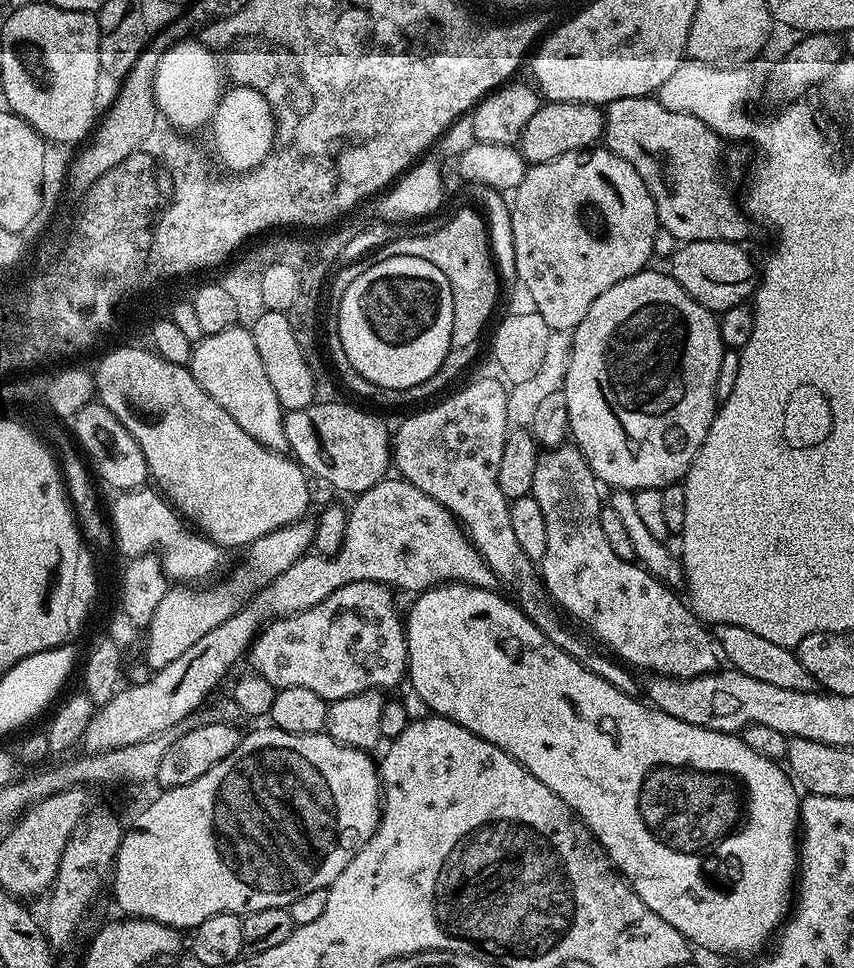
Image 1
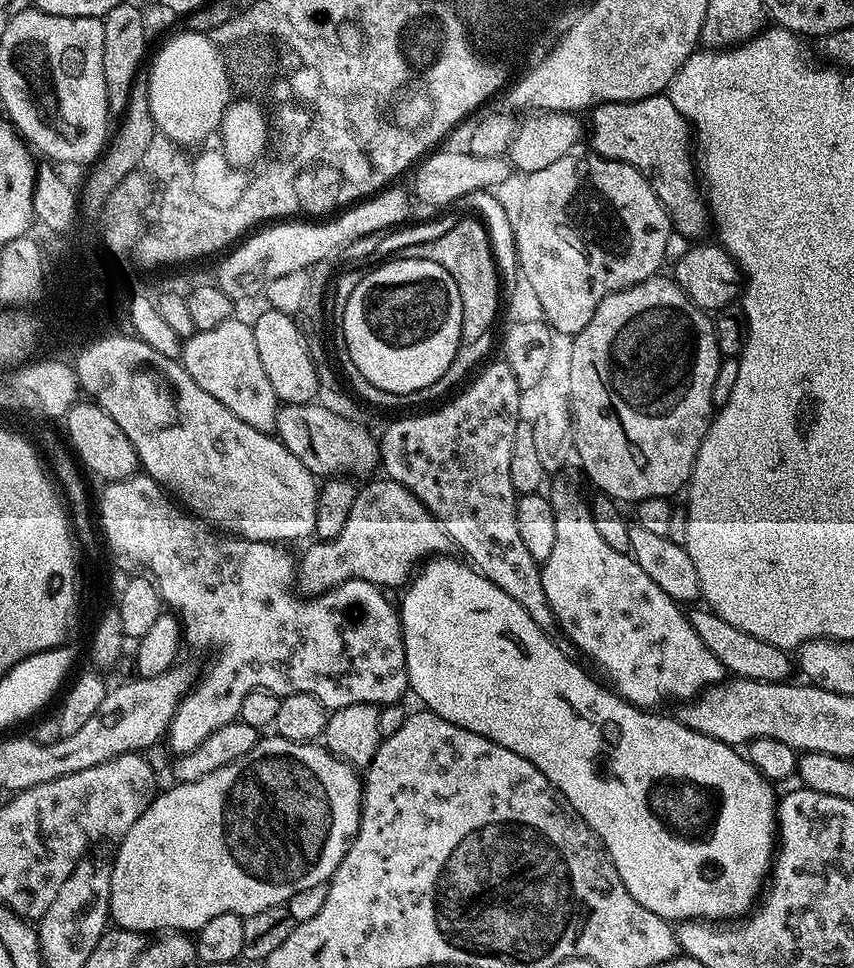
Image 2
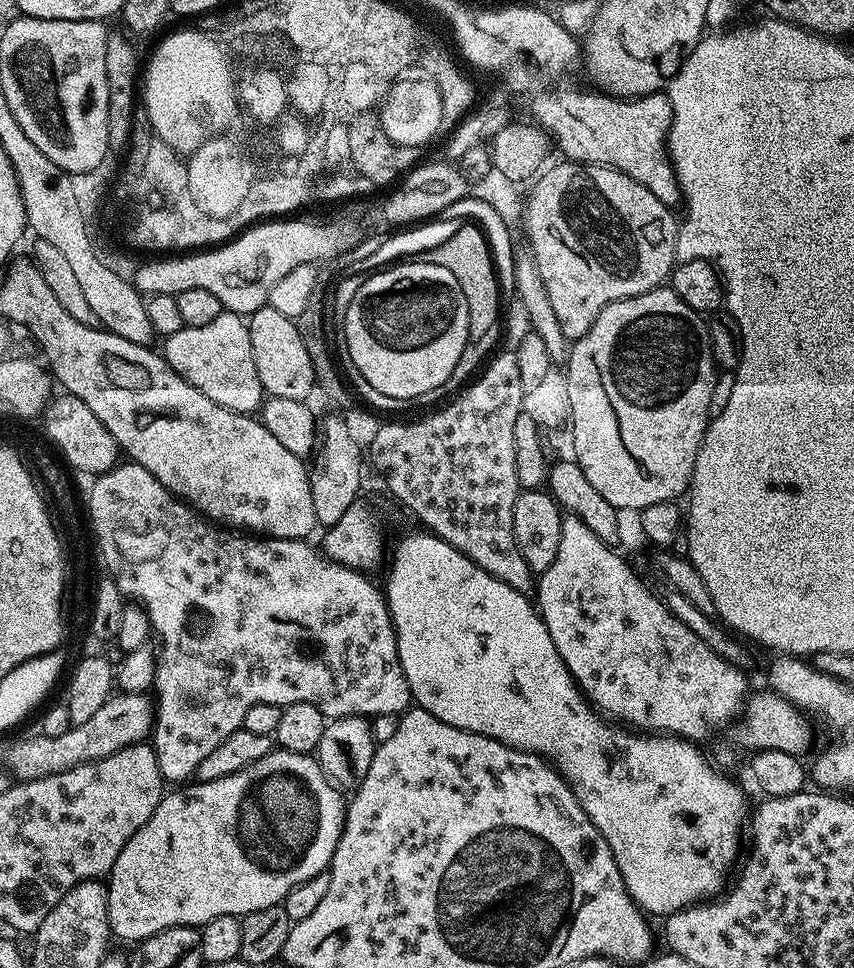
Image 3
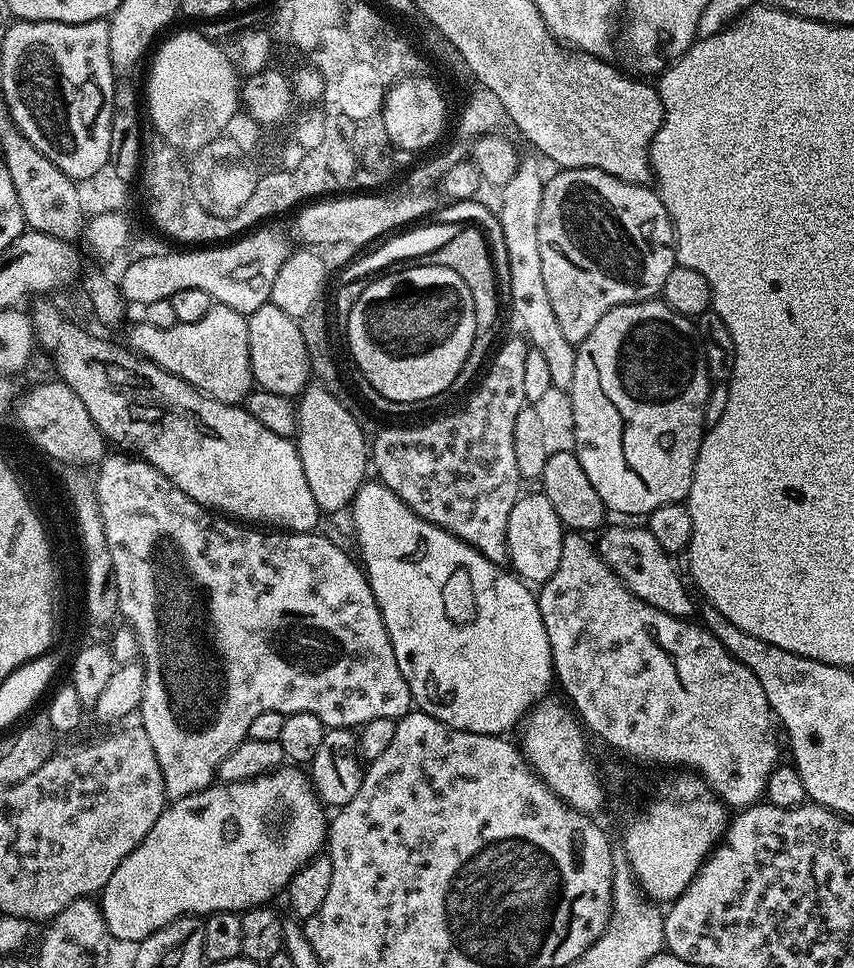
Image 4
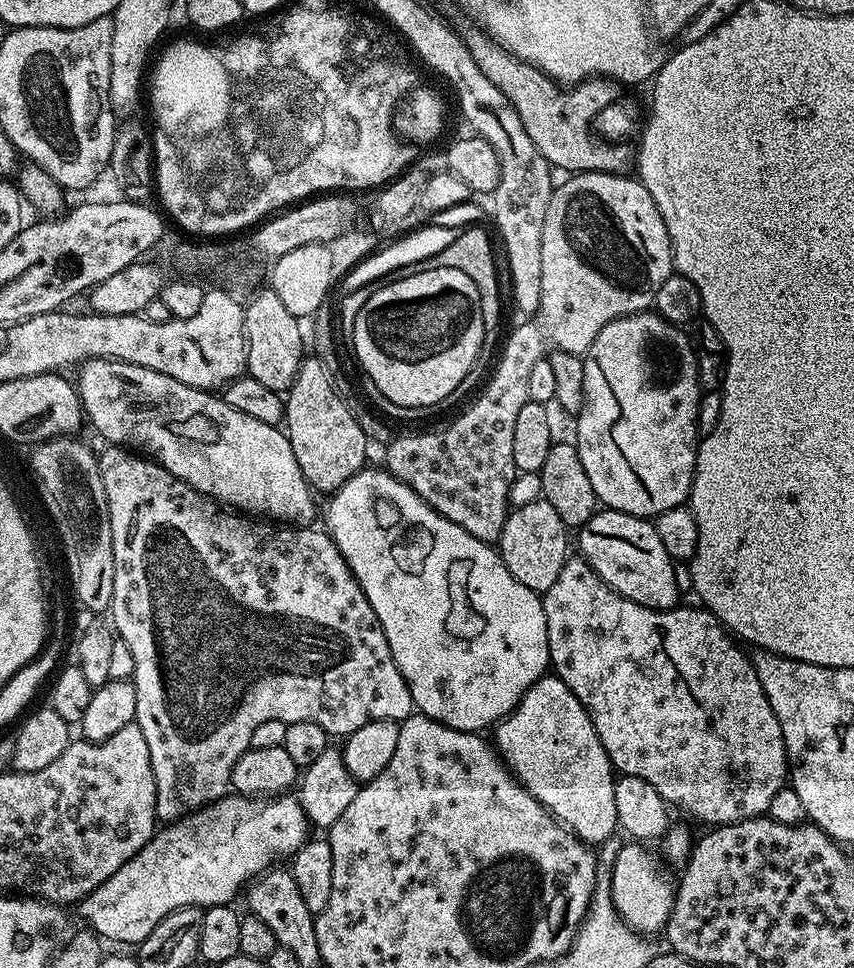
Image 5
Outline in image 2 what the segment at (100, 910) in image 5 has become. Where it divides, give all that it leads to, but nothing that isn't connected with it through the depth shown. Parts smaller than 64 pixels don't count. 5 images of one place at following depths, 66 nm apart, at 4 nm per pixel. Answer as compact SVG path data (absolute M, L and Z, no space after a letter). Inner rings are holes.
M269 734L265 740L264 737L257 739L256 745L246 754L242 754L242 758L214 770L214 774L206 774L206 778L198 778L198 782L176 782L171 786L173 788L168 788L165 792L163 789L157 795L152 805L140 815L138 822L134 822L134 826L130 826L130 830L126 830L126 834L118 841L120 849L116 852L116 860L111 861L110 878L110 920L115 927L145 934L156 934L161 930L192 934L206 926L210 918L218 918L218 914L238 914L245 917L258 914L258 910L266 910L270 906L287 905L288 900L298 894L298 890L310 890L310 886L327 884L332 879L338 862L342 862L360 825L362 780L357 769L316 742L290 742L281 736Z

